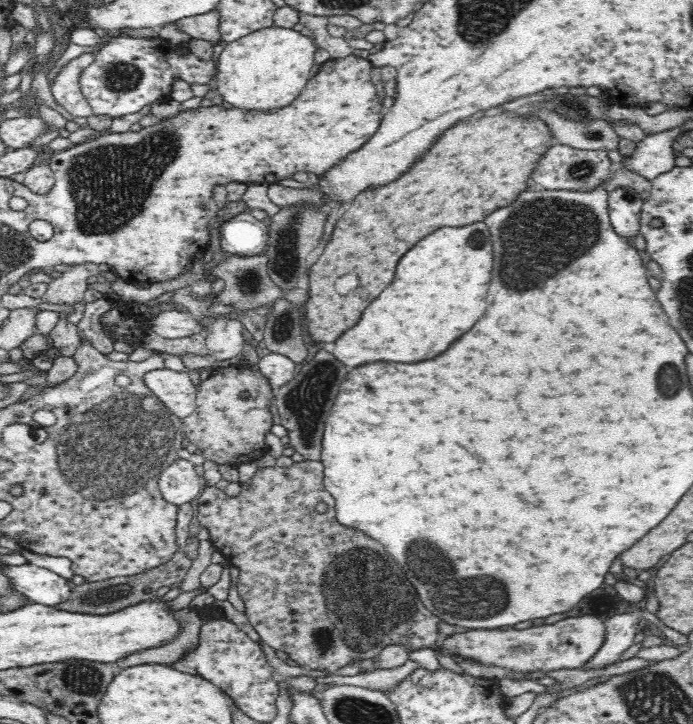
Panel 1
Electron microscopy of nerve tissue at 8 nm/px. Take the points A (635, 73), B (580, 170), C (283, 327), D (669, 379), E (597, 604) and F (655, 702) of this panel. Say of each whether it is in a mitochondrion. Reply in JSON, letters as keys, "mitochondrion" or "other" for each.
{"A":"other","B":"mitochondrion","C":"mitochondrion","D":"mitochondrion","E":"other","F":"mitochondrion"}

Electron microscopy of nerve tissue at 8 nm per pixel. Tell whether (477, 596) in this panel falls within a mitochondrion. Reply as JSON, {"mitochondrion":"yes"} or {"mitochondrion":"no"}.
{"mitochondrion":"yes"}

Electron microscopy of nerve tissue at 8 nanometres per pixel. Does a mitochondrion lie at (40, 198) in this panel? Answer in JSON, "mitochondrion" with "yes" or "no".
{"mitochondrion":"no"}

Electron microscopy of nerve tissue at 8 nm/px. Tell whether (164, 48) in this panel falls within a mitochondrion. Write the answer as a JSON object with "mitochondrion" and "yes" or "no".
{"mitochondrion":"no"}

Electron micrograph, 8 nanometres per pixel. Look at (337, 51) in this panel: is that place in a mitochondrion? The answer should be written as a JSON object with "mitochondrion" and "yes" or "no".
{"mitochondrion":"no"}

